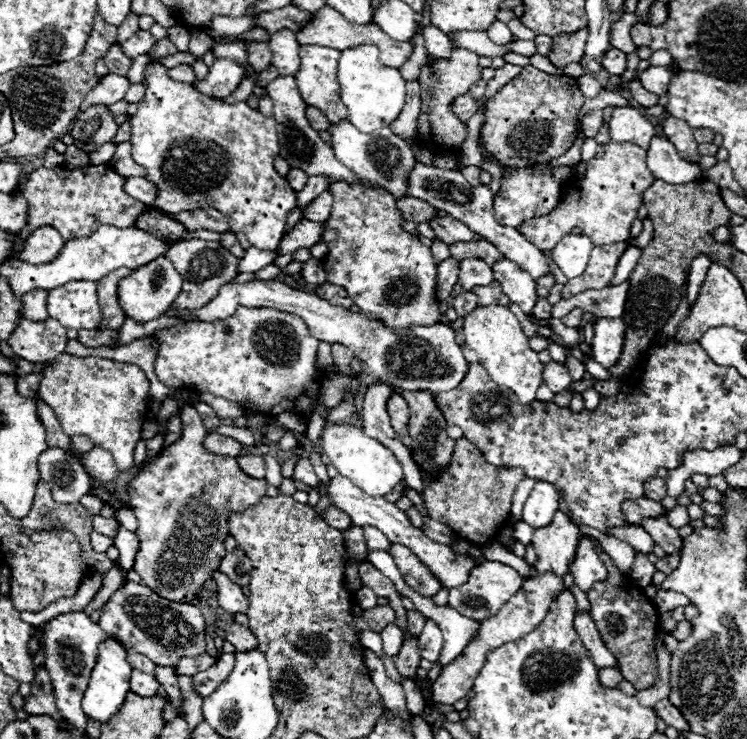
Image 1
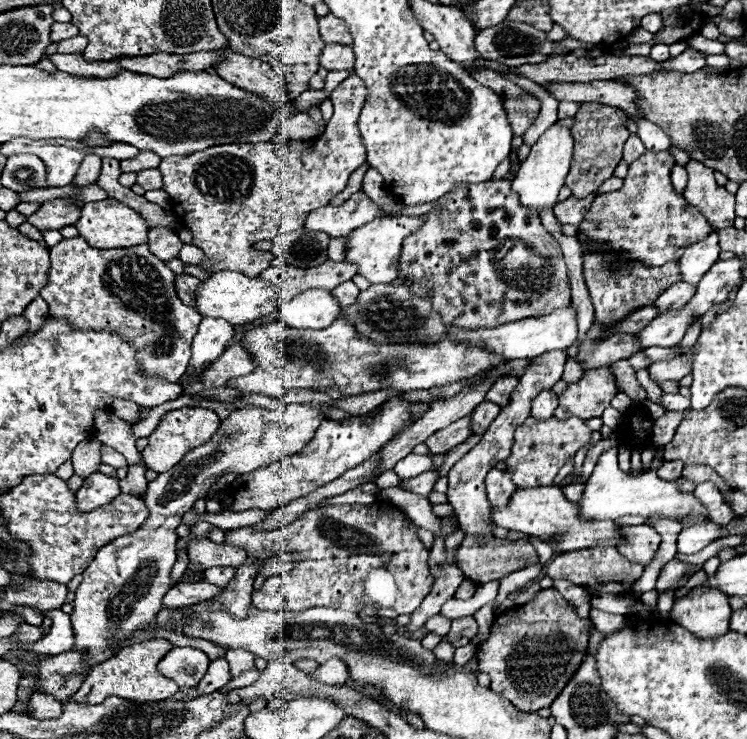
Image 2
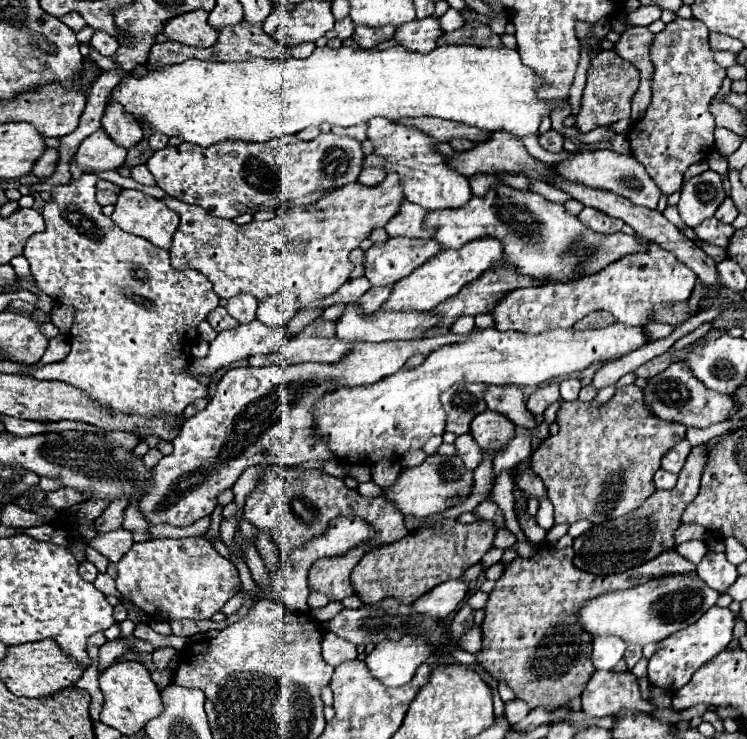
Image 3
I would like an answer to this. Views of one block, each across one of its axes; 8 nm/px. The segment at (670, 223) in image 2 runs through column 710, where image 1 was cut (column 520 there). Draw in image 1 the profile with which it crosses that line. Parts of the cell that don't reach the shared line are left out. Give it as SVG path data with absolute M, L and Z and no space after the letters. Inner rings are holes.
M616 142L600 144L596 156L588 162L586 178L570 178L562 184L558 208L548 216L526 220L522 226L518 226L518 230L540 250L552 250L574 226L586 232L596 246L628 242L632 220L636 220L638 208L642 206L642 194L654 180L656 178L646 166L646 152L640 150L640 146Z

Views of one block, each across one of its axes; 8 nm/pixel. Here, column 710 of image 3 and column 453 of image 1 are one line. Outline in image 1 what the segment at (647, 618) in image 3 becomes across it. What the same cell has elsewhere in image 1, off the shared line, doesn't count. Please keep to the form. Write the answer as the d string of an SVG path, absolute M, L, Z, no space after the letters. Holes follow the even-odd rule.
M484 562L480 566L476 566L468 578L468 582L460 588L450 588L448 594L448 606L456 608L460 614L472 618L472 620L484 620L494 616L520 588L522 588L522 576L510 568L508 564L502 562Z

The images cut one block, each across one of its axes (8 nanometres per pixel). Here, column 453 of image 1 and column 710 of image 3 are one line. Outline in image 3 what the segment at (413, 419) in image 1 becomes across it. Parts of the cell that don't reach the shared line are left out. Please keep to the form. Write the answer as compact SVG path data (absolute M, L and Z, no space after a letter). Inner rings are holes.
M730 432L716 436L710 442L704 442L700 446L692 446L688 462L684 464L684 468L678 474L678 484L672 490L656 490L634 512L628 512L626 516L614 518L606 524L592 526L580 538L574 538L574 552L576 552L574 566L578 570L592 572L596 576L610 576L610 574L620 574L620 572L632 570L640 564L650 562L658 554L672 550L674 548L674 532L682 524L680 516L700 490L700 478L702 478L704 466L708 462L708 452L718 444L718 440L726 438L728 434Z

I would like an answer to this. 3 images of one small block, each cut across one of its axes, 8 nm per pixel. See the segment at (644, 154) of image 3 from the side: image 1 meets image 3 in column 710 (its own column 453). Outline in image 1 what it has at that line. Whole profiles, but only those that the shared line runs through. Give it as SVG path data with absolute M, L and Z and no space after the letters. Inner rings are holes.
M454 50L448 60L434 60L428 56L428 64L420 72L420 122L418 122L418 140L430 150L448 150L456 152L466 138L466 124L462 124L450 110L456 96L468 92L468 88L478 82L482 68L478 66L478 56L468 50Z

